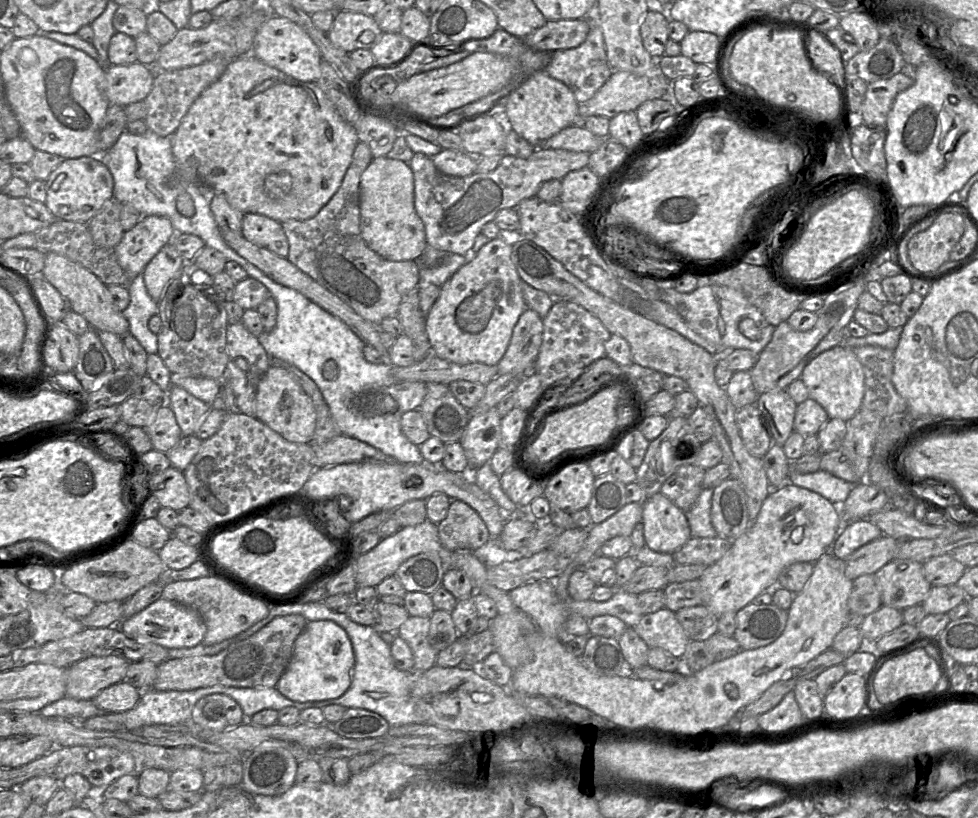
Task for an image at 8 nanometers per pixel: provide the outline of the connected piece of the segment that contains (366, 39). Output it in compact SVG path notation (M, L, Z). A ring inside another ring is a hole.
M353 11L335 13L327 36L338 48L347 53L361 48L371 50L381 39L383 31L373 16Z

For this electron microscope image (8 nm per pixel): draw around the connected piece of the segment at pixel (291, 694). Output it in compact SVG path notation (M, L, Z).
M330 620L308 621L297 637L289 664L276 689L296 702L328 700L342 696L352 682L355 655L346 631Z

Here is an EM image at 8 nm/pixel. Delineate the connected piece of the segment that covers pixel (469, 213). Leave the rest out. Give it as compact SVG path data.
M536 148L527 158L503 155L498 167L489 173L474 173L467 177L453 177L439 171L431 157L414 153L408 163L414 179L414 207L425 228L427 246L461 256L470 256L471 249L482 227L492 222L496 214L505 208L516 208L524 199L536 196L541 185L551 179L562 180L571 171L586 167L589 152L575 152L564 149Z

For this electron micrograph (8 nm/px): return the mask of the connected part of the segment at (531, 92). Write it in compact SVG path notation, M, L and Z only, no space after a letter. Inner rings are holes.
M539 70L529 76L508 97L503 121L509 129L526 139L535 148L562 129L580 121L578 103L571 87Z

